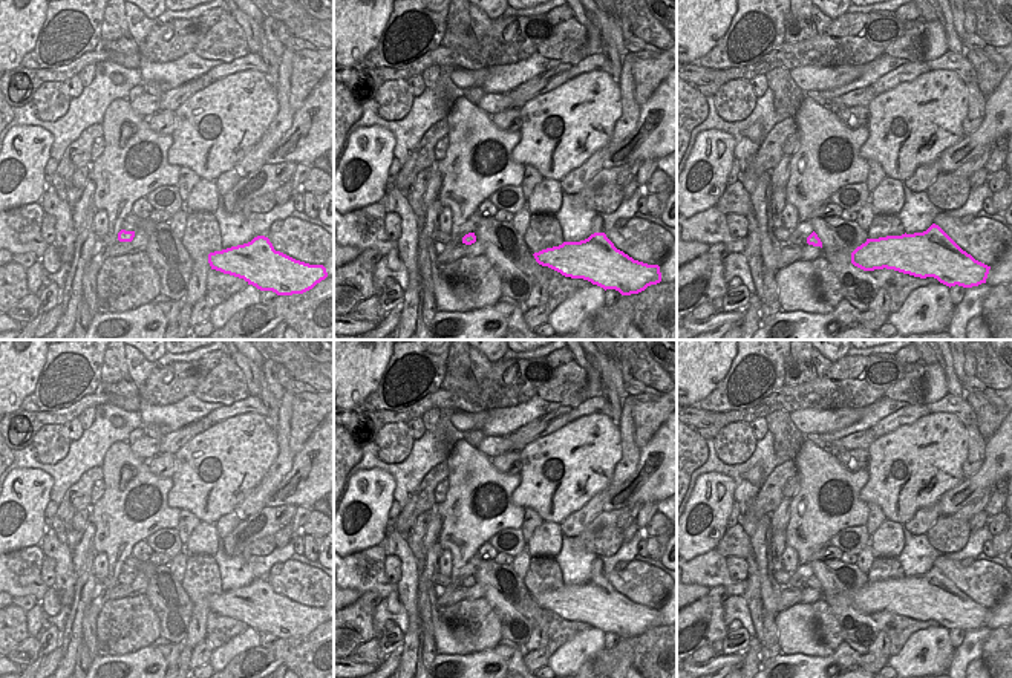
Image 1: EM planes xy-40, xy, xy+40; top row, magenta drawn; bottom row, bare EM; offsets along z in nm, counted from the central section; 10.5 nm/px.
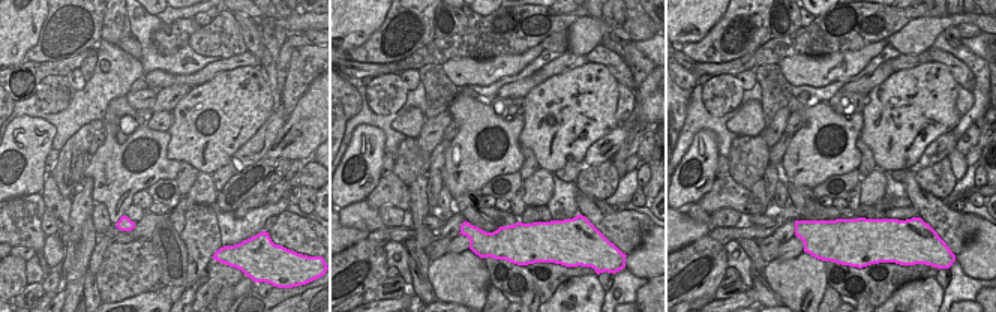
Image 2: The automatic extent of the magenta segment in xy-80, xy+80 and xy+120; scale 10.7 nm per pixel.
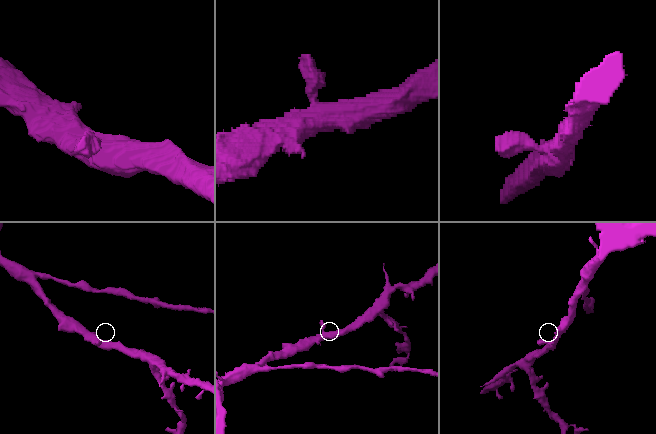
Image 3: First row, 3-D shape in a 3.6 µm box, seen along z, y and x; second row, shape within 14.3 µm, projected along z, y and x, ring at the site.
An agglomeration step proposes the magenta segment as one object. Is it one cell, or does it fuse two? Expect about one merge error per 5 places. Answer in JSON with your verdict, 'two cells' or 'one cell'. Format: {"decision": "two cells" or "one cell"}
{"decision": "one cell"}

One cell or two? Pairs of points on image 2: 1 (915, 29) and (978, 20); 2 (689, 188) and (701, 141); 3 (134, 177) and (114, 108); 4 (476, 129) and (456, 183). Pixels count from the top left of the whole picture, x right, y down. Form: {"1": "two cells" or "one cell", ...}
{"1": "one cell", "2": "one cell", "3": "one cell", "4": "one cell"}

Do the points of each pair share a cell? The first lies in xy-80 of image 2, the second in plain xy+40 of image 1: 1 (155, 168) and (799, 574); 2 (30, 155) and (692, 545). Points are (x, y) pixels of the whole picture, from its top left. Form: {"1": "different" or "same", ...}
{"1": "different", "2": "same"}

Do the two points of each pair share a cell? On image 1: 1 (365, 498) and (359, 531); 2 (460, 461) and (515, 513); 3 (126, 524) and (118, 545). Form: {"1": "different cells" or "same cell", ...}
{"1": "same cell", "2": "same cell", "3": "same cell"}

